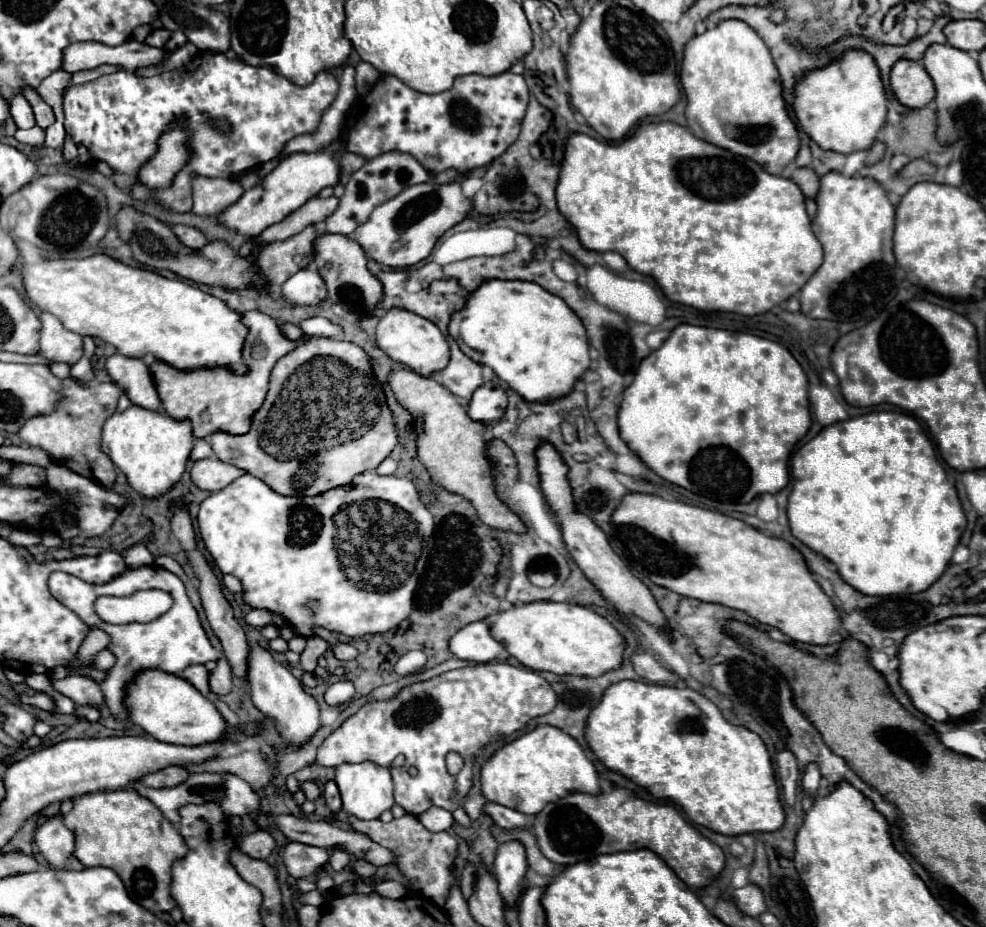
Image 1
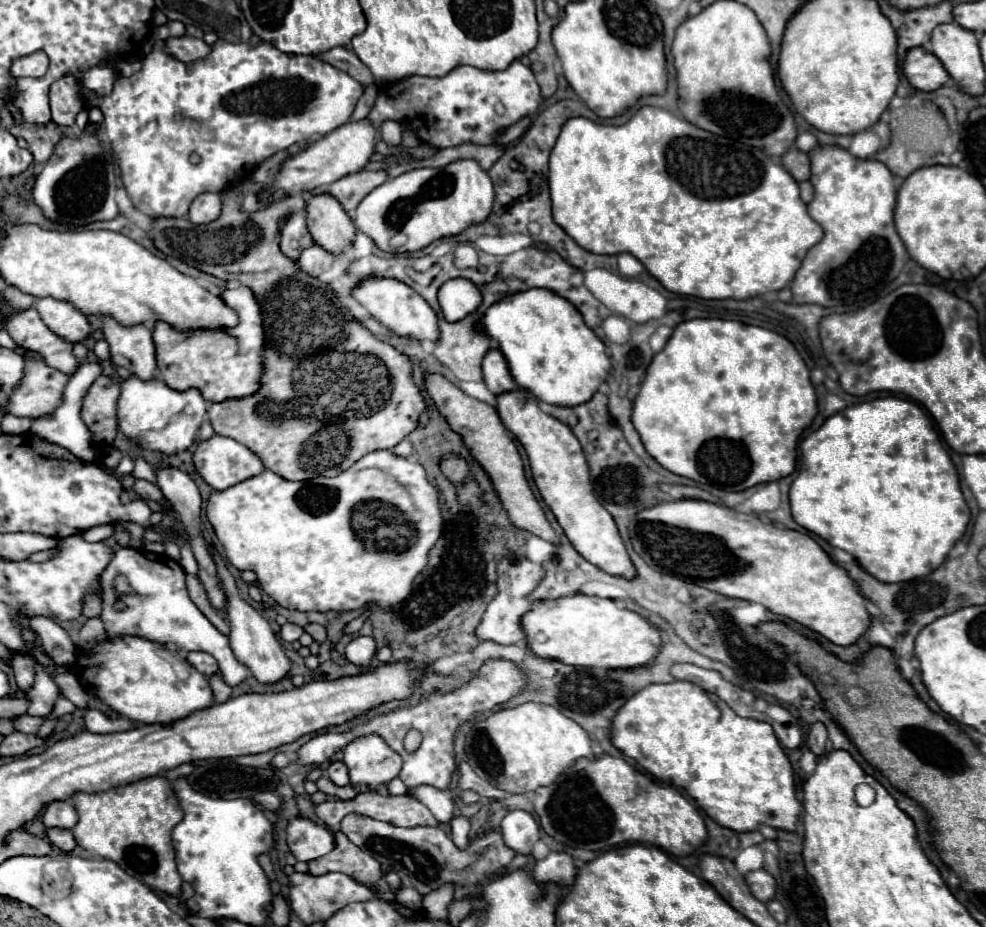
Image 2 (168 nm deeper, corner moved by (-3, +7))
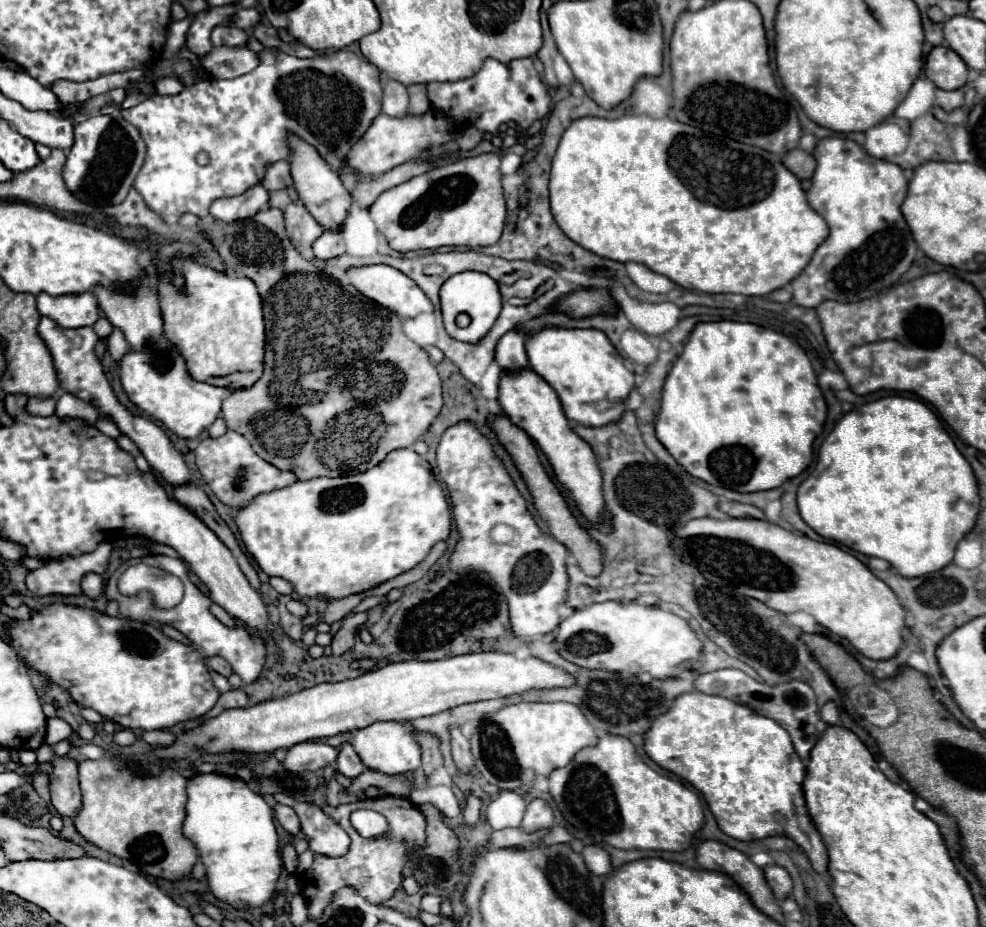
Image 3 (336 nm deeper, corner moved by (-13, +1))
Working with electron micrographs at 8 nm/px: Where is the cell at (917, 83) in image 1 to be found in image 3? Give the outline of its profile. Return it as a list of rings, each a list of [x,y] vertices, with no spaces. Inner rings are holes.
[[[936,46],[936,50],[932,50],[926,58],[924,72],[926,72],[926,78],[932,80],[938,88],[958,90],[966,84],[970,70],[954,50]]]

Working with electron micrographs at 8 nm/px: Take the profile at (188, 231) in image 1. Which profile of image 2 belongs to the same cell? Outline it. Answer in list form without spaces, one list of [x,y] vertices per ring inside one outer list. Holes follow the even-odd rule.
[[[200,194],[188,212],[188,220],[192,224],[208,224],[216,220],[222,212],[222,198],[220,194]]]

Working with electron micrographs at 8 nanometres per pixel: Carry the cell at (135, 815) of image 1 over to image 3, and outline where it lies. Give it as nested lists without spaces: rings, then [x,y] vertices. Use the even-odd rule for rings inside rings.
[[[116,758],[114,760],[86,760],[78,766],[78,776],[80,776],[80,790],[82,790],[82,810],[76,816],[74,826],[86,838],[86,842],[122,860],[134,862],[138,870],[154,878],[182,880],[190,876],[192,866],[198,860],[198,852],[192,846],[192,842],[188,842],[188,838],[182,836],[182,822],[186,818],[186,800],[188,800],[186,778],[182,778],[172,768],[166,768],[160,776],[142,778],[130,772],[128,768],[116,766]]]

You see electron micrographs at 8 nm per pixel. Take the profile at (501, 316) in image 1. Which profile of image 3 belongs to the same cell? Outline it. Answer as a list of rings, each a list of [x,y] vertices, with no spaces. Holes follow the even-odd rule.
[[[548,326],[526,338],[526,354],[528,354],[530,370],[542,376],[558,392],[562,410],[568,420],[584,424],[584,426],[604,426],[620,418],[620,414],[624,412],[622,400],[634,388],[634,374],[624,366],[624,360],[620,358],[618,350],[614,348],[614,344],[608,340],[608,336],[602,330]]]

